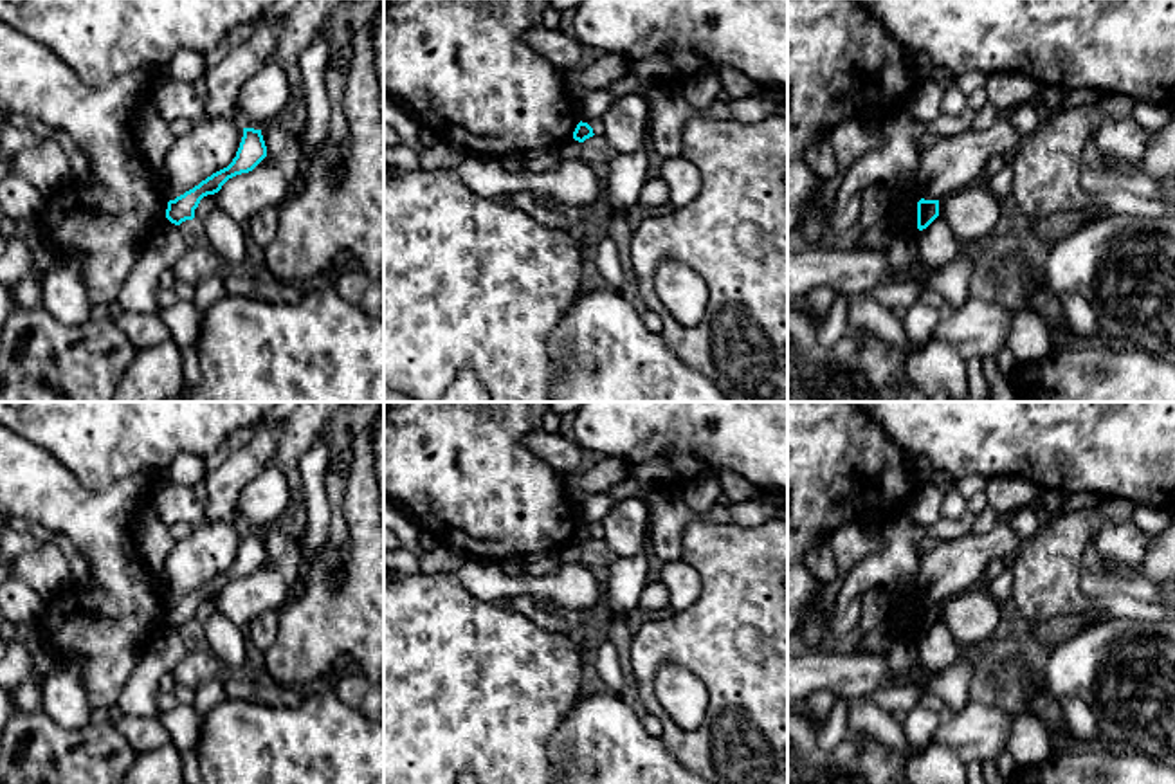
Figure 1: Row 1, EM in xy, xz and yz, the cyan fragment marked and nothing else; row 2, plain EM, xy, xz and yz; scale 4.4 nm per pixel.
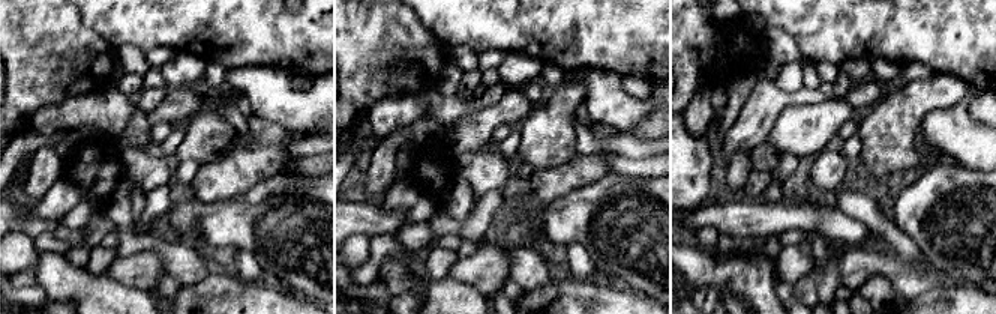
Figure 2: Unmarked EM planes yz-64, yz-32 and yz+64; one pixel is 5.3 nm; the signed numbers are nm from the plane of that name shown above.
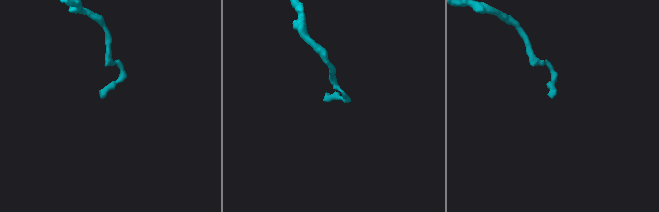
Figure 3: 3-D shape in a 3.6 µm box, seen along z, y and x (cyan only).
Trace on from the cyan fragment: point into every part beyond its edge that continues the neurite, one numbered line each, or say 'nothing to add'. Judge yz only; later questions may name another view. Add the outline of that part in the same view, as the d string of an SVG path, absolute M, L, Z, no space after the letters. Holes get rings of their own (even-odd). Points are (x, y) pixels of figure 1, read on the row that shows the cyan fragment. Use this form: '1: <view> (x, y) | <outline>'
nothing to add

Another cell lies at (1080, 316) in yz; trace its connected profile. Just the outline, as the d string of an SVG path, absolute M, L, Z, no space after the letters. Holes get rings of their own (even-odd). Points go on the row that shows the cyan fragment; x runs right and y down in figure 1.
M1078 292L1063 294L1056 299L1063 308L1069 335L1078 342L1103 341L1094 308Z

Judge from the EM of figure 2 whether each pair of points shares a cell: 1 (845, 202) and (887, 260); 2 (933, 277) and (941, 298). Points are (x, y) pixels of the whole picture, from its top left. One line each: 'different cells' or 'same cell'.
1: different cells
2: different cells

